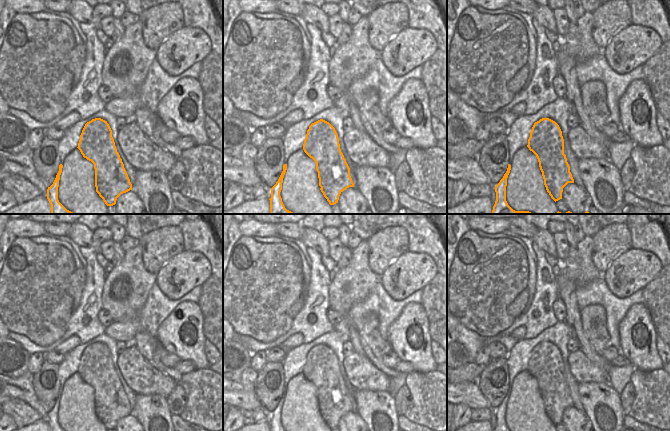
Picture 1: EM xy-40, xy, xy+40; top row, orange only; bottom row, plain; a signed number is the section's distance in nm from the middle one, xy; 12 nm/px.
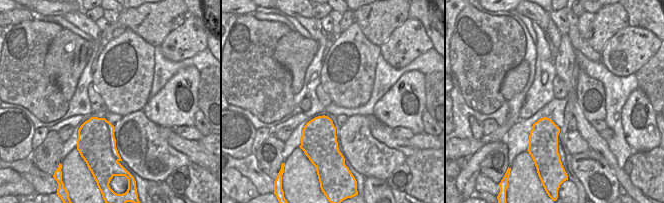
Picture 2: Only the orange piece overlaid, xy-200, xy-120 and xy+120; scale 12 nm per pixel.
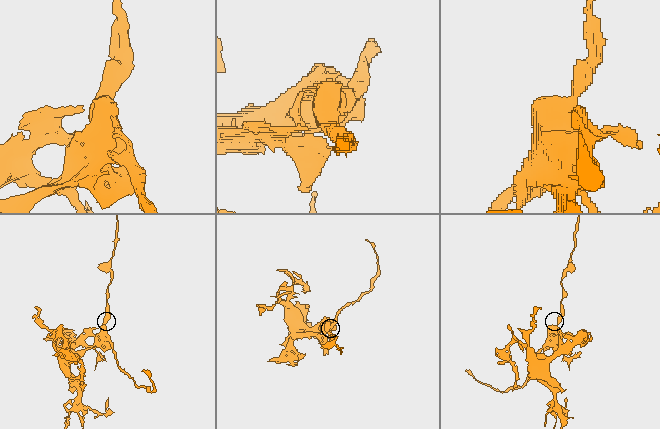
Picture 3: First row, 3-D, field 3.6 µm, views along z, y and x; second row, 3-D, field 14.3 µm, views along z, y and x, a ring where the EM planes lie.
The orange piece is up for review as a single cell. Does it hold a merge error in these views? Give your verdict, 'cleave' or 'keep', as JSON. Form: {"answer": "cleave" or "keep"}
{"answer": "cleave"}

